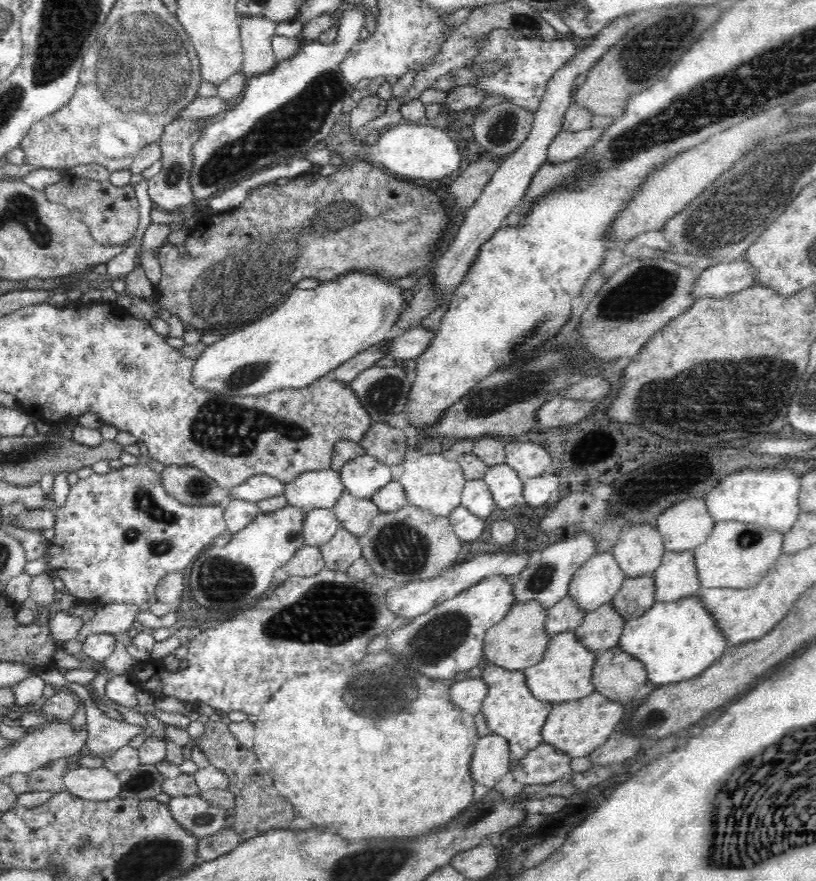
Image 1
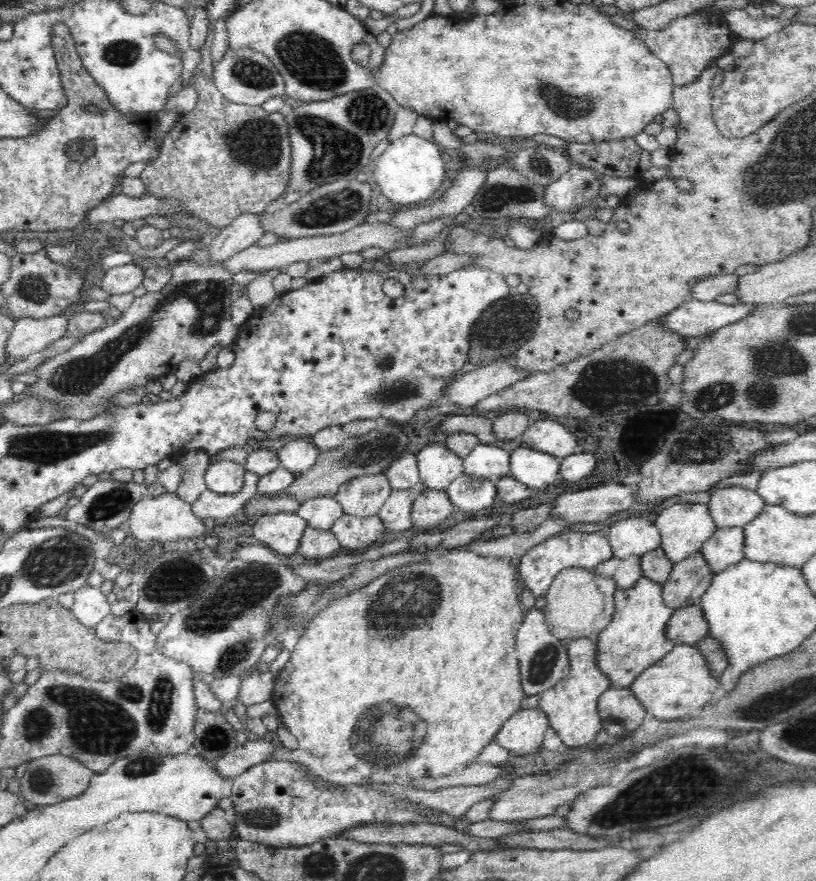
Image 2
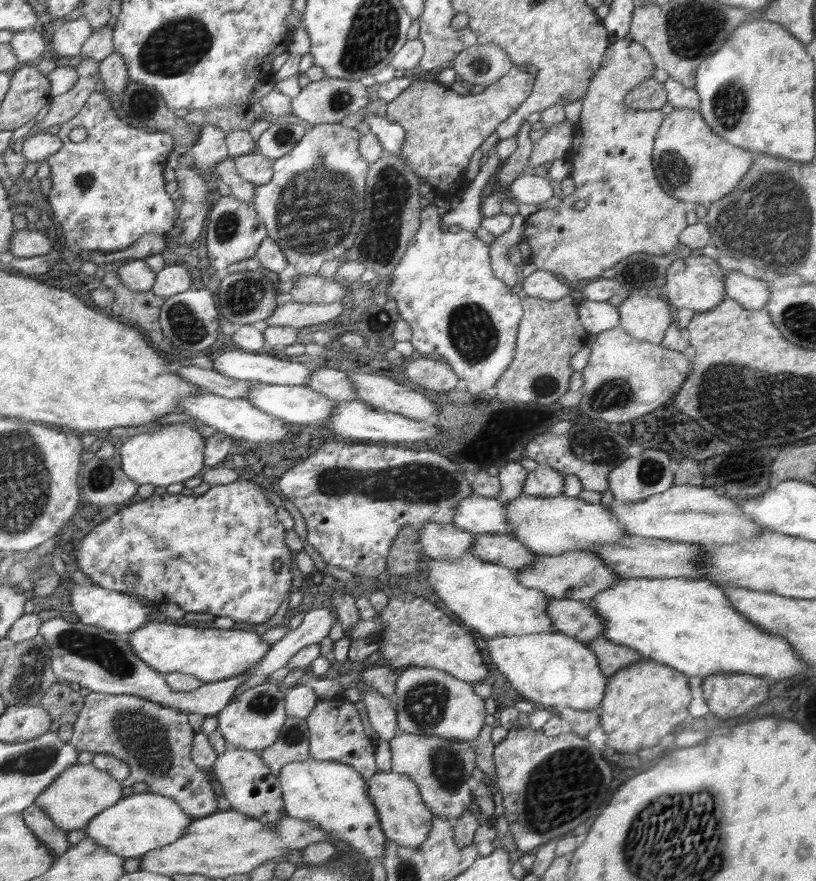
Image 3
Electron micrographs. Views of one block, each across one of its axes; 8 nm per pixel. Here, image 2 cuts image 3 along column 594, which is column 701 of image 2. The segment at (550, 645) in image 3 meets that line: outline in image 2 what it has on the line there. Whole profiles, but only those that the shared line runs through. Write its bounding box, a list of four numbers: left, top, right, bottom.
[632,644,719,722]

